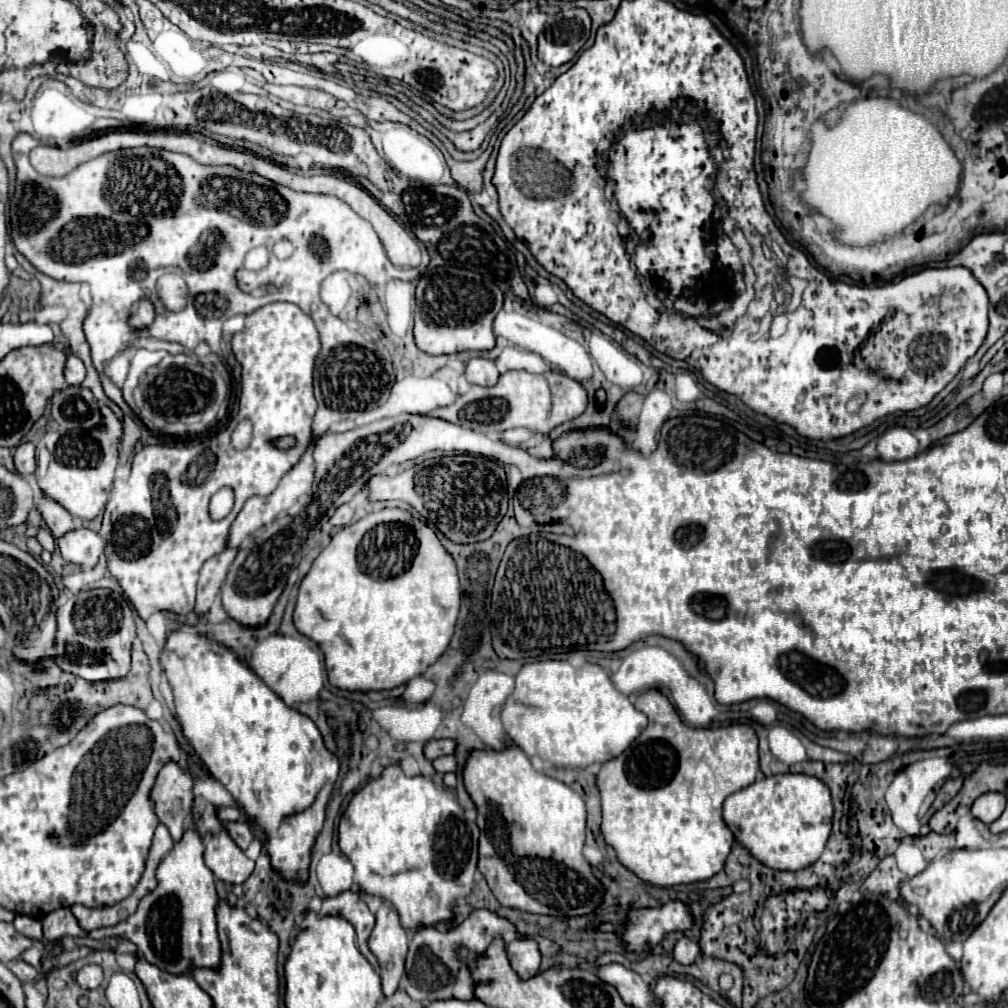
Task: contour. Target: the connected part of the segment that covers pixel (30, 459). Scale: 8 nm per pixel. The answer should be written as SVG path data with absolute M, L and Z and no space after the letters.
M24 441L14 449L14 465L16 465L18 473L24 475L24 477L34 473L34 469L36 469L36 453L34 453L34 445L30 441Z

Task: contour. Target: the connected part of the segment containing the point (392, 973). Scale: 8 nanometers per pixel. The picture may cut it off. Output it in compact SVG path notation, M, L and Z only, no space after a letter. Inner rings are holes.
M382 903L382 907L378 909L376 925L368 937L368 947L380 963L382 991L386 997L390 997L398 989L408 951L404 927L400 925L398 911L392 905Z

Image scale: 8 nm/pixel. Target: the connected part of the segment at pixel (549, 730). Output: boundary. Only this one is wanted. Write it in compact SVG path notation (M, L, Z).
M556 659L526 663L520 669L520 673L516 675L516 689L508 697L500 717L510 739L528 757L538 755L558 767L588 767L592 763L606 763L618 757L618 753L624 753L648 723L646 715L640 713L630 703L630 699L614 687L610 673L604 667L586 663L574 669L566 661Z

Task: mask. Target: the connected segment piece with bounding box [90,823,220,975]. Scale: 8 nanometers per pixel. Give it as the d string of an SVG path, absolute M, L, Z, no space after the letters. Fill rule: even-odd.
M194 823L186 827L182 841L174 843L172 851L160 861L156 879L158 887L142 897L136 913L114 927L90 931L90 937L124 937L138 947L148 963L158 965L168 973L188 973L190 967L216 969L220 963L220 941L214 913L218 895L214 889L214 875L204 863L204 841L194 833Z

